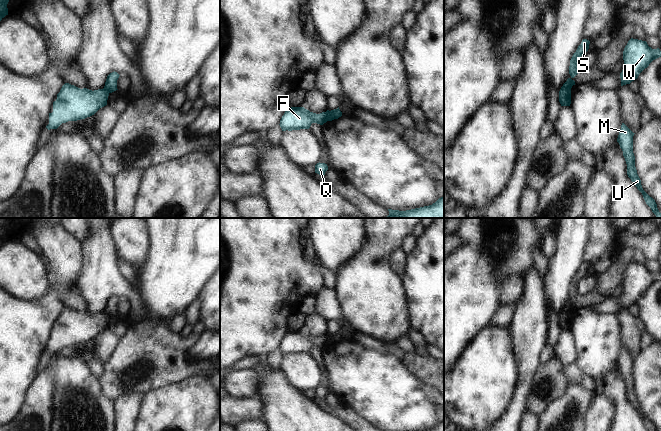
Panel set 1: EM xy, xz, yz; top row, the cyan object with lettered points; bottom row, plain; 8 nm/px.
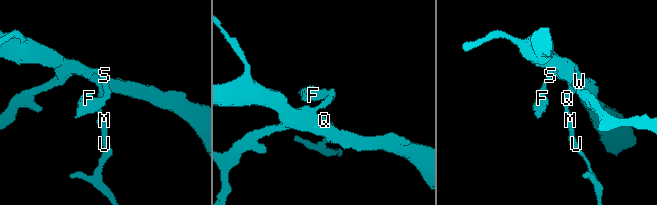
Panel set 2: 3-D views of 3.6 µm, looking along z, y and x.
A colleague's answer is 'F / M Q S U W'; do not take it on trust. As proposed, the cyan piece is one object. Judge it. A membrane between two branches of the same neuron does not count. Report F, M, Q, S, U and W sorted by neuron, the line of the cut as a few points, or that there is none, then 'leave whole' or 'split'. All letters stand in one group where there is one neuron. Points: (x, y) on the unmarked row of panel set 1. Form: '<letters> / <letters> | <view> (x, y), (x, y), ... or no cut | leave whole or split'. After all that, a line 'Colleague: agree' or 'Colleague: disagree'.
F / M Q S U W | xz (329, 335), (328, 344) | split
Colleague: agree

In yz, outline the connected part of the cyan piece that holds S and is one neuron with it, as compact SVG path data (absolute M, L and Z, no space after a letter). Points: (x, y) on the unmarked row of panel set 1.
M583 263L581 268L578 270L576 276L573 278L569 290L569 298L571 301L567 303L567 305L563 308L561 313L570 314L572 310L575 309L575 305L573 304L573 302L580 296L578 293L579 283L584 277L588 275L589 268L589 264Z

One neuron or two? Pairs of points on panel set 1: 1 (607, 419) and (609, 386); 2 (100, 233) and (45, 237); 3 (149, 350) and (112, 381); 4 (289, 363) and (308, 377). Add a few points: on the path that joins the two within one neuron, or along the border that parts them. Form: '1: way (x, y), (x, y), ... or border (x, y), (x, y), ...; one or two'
1: border (597, 393), (607, 396), (615, 405), (614, 420); two
2: border (80, 242), (83, 265); two
3: way (140, 359), (121, 372); one
4: way (294, 367), (303, 373); one

